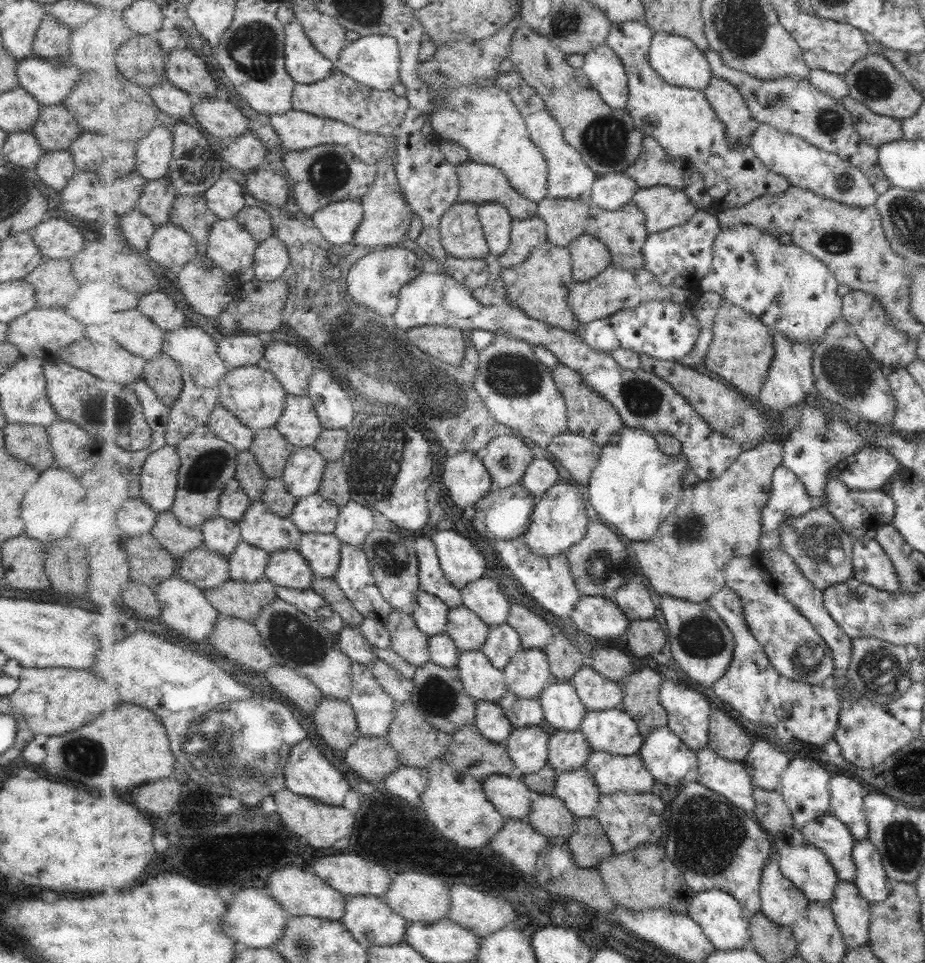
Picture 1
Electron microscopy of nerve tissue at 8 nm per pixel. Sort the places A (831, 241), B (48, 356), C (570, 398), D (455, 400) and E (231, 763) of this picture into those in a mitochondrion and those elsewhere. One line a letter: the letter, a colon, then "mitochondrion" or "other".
A: mitochondrion
B: other
C: other
D: mitochondrion
E: mitochondrion

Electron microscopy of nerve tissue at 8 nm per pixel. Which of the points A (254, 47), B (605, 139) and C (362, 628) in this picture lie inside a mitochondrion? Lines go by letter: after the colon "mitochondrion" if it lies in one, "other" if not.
A: mitochondrion
B: mitochondrion
C: other

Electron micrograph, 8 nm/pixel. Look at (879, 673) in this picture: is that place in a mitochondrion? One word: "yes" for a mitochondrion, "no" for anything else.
yes

